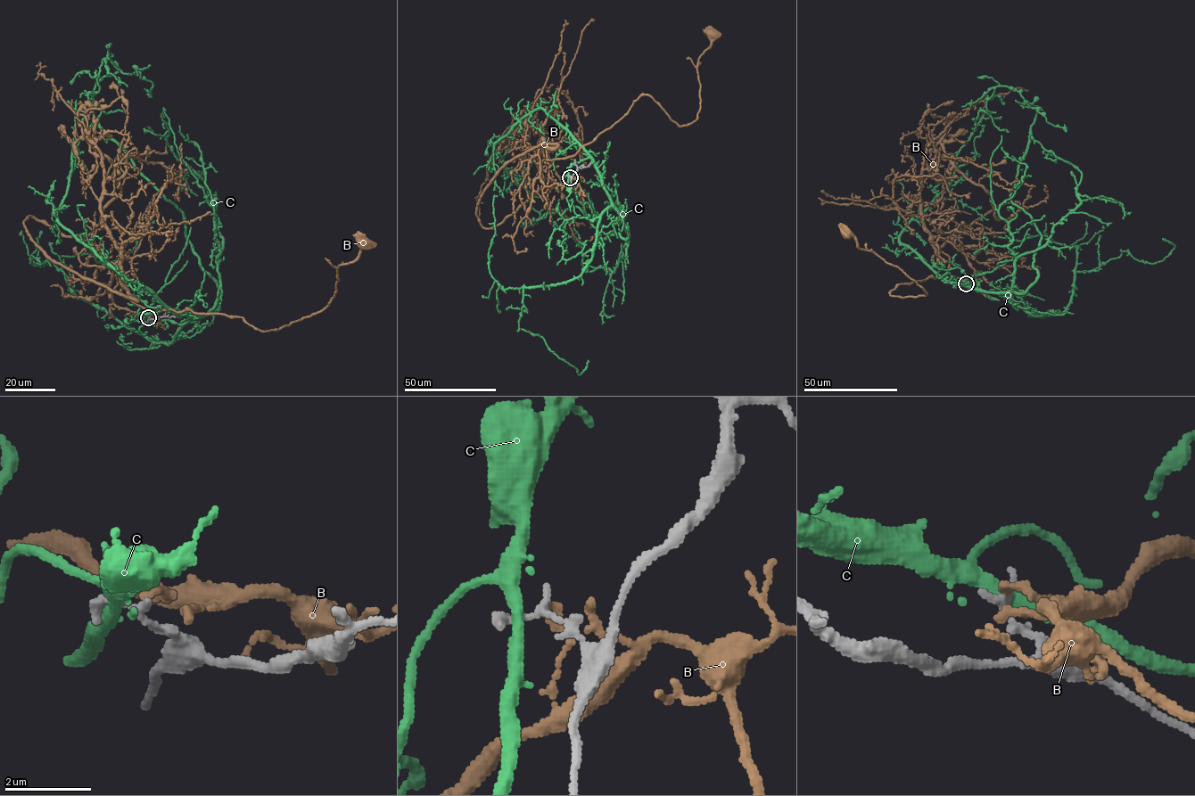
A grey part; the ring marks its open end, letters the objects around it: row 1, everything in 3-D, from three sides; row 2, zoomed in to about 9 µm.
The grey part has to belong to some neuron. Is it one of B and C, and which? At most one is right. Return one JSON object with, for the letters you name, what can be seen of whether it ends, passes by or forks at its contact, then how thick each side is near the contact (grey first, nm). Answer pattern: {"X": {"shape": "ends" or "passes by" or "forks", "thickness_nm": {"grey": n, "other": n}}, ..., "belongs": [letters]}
{"belongs": []}

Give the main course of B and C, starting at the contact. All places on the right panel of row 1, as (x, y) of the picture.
B: (965, 282), (974, 280), (967, 257), (934, 238), (947, 274), (891, 295), (927, 293), (846, 234)
C: (966, 282), (945, 282), (899, 237), (951, 182), (994, 86), (1064, 124)

